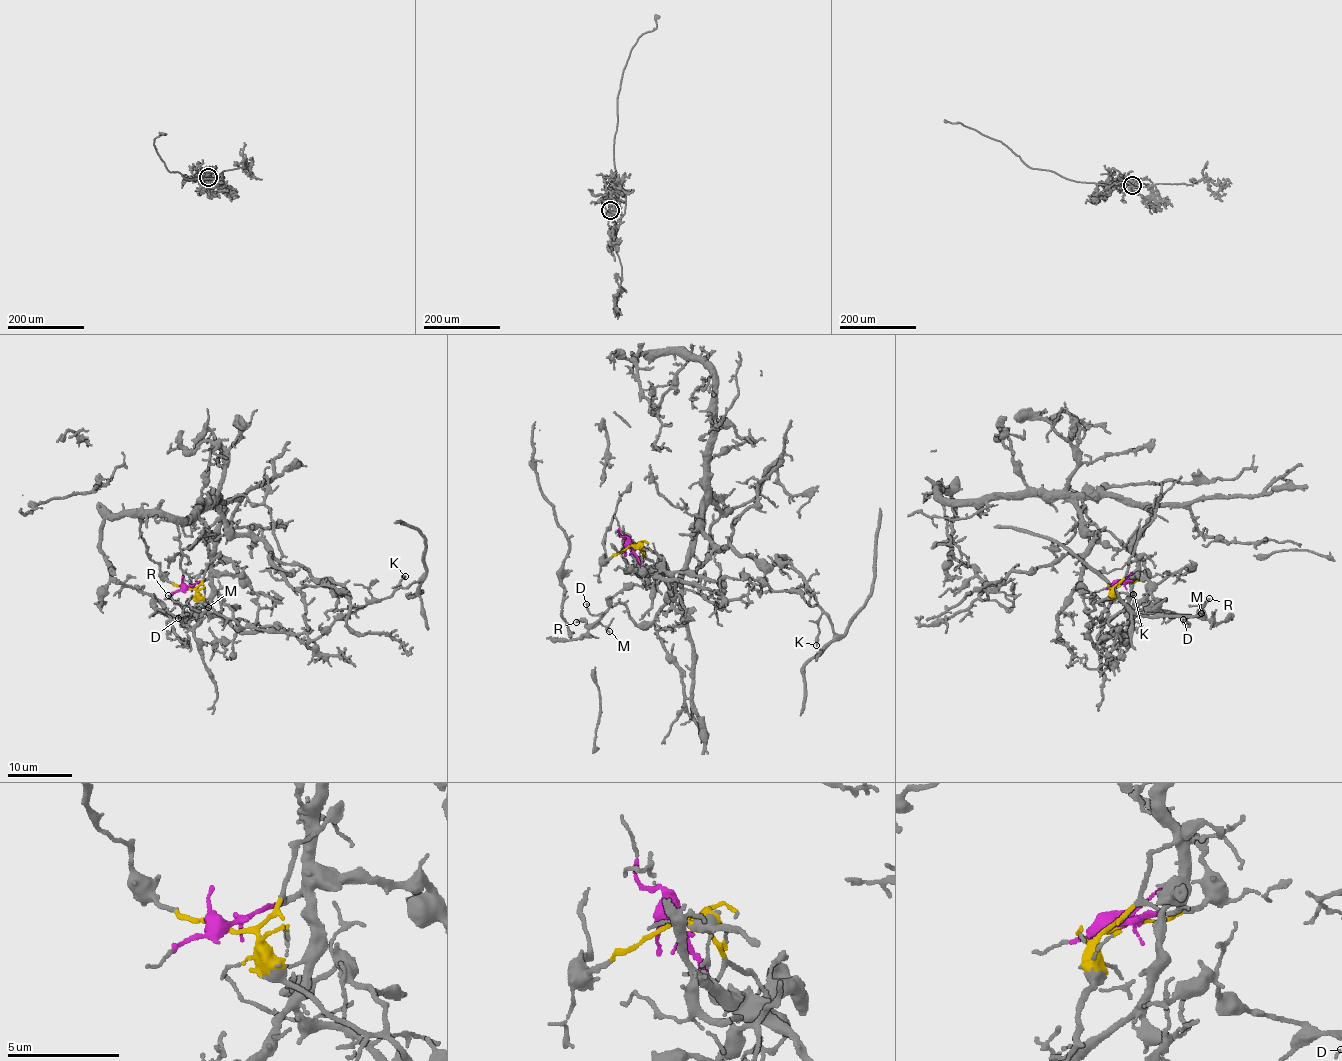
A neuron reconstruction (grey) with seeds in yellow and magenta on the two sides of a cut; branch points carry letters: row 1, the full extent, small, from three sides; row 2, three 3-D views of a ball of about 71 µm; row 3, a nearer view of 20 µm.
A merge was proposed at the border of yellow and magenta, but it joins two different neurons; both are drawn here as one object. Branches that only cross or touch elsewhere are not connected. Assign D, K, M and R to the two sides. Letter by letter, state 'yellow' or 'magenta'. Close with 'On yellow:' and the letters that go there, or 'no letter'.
D: yellow
K: yellow
M: yellow
R: yellow
On yellow: D, K, M, R

